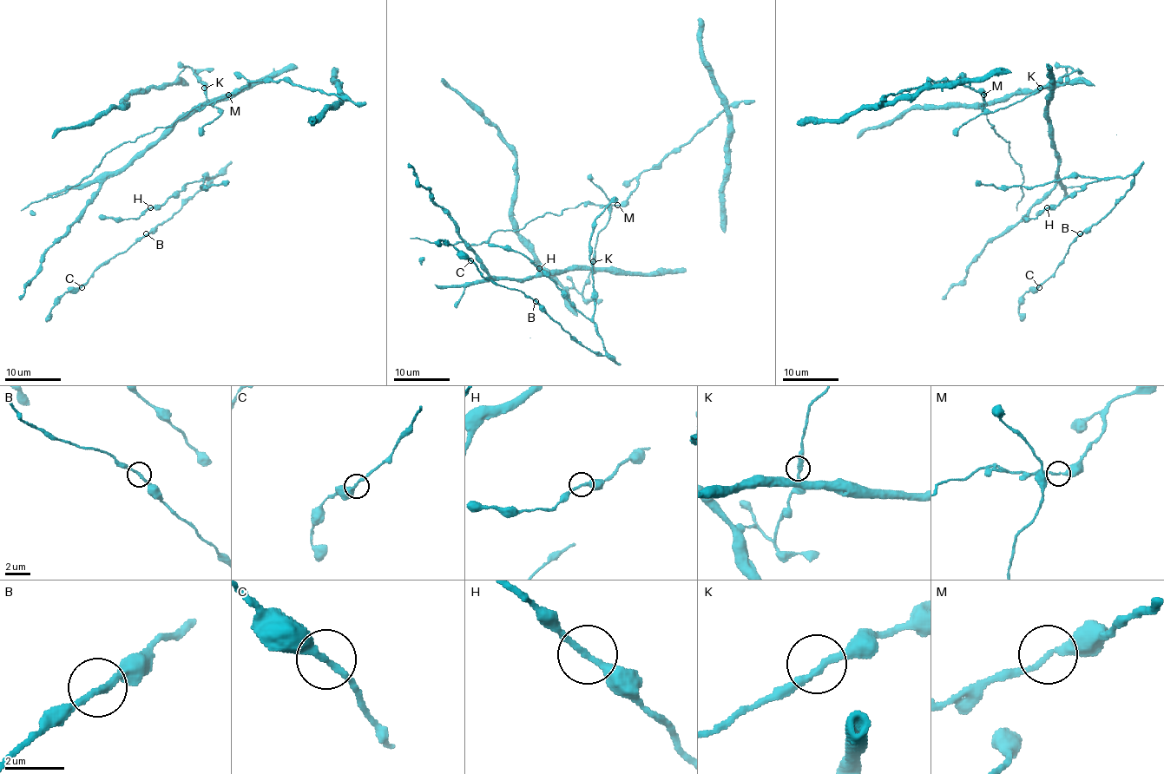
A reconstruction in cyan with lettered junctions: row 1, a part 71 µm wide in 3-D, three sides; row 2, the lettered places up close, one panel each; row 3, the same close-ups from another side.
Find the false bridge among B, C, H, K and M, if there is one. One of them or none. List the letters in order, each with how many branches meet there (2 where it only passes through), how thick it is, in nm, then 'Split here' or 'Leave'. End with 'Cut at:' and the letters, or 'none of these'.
B: Branches: 2. Thickness 200 nm. Leave
C: Branches: 2. Thickness 240 nm. Leave
H: Branches: 2. Thickness 200 nm. Leave
K: Branches: 2. Thickness 280 nm. Leave
M: Branches: 2. Thickness 240 nm. Split here
Cut at: M

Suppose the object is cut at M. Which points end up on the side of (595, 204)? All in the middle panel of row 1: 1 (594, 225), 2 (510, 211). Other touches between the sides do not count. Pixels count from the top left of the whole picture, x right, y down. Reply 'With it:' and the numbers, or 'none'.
With it: none

